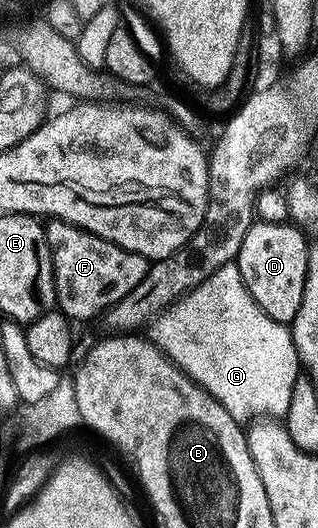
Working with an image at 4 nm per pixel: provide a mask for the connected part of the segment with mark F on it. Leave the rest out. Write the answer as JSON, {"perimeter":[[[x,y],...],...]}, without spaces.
{"perimeter":[[[53,219],[45,225],[44,231],[54,266],[53,299],[58,300],[57,311],[71,322],[94,320],[98,315],[109,313],[150,277],[151,261],[110,240]]]}

